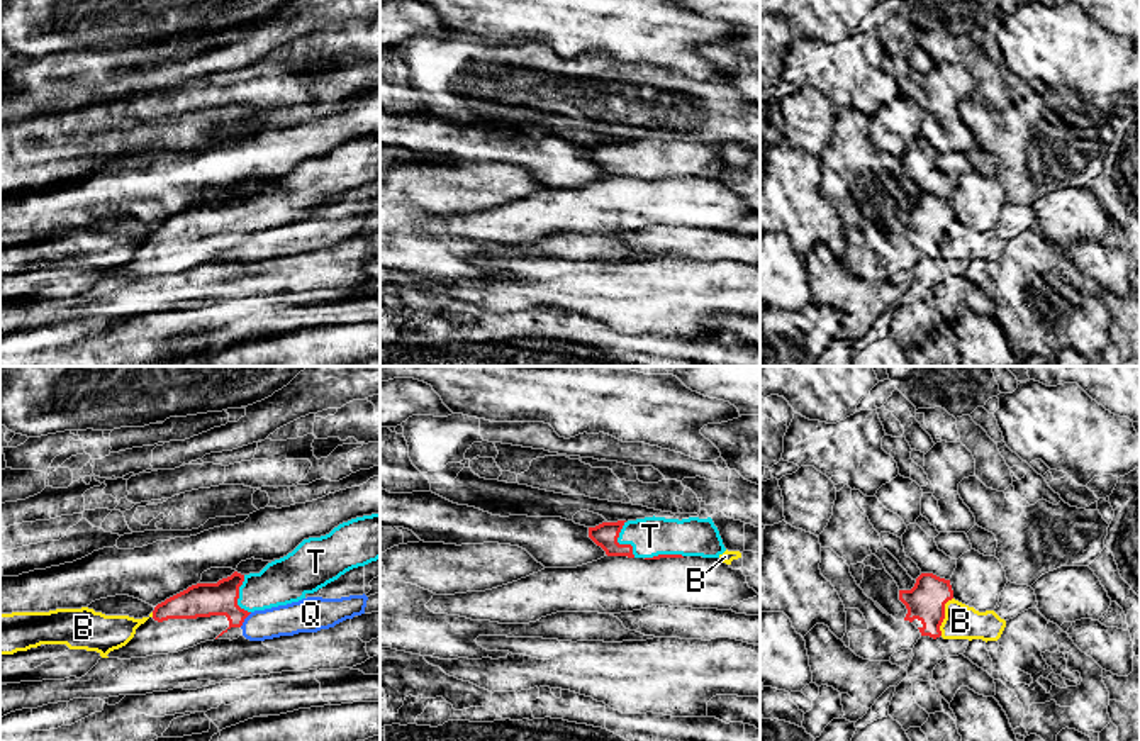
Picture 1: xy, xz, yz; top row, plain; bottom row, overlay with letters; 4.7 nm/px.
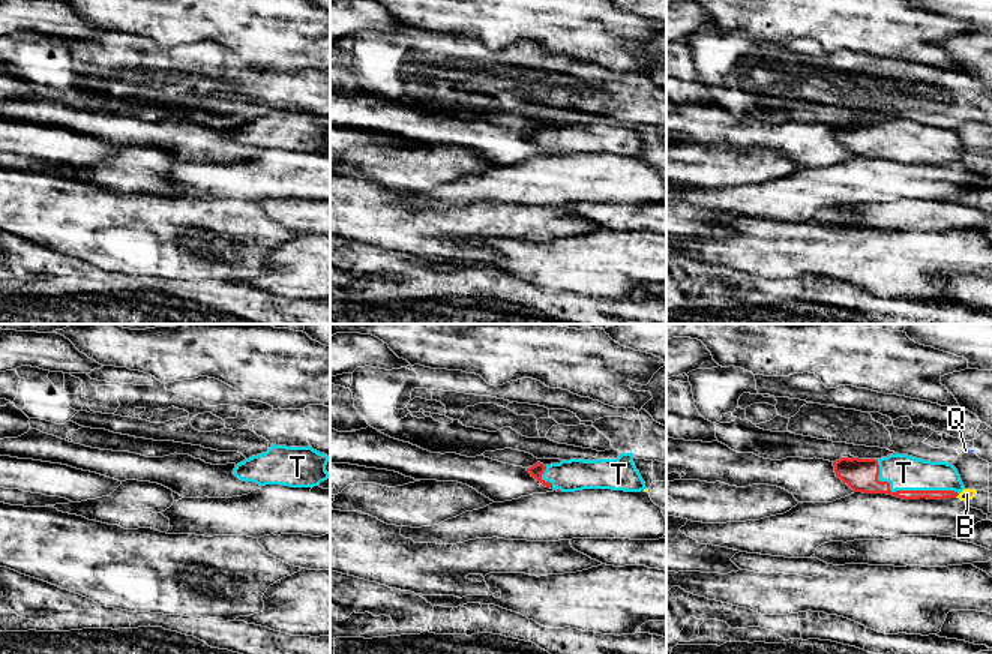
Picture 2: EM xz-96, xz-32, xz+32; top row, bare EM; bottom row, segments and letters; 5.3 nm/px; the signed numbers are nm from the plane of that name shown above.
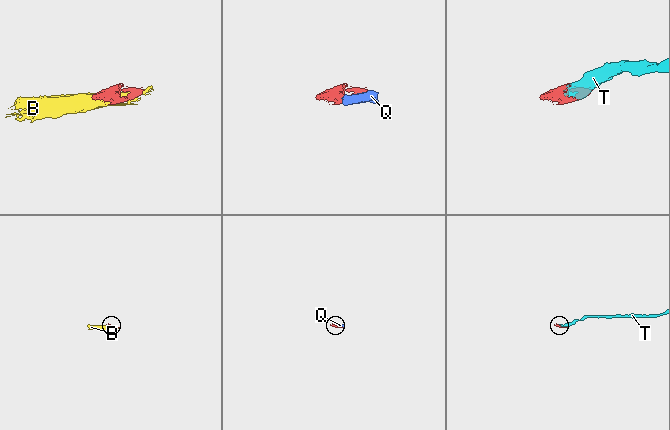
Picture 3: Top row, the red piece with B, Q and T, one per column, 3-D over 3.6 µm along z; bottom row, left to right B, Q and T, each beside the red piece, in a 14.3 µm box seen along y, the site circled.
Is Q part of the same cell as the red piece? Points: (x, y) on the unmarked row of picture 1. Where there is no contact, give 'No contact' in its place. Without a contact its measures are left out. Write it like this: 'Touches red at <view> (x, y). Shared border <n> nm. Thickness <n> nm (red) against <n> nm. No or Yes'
Touches red at xy (245, 238). Shared border 90 nm. Thickness 160 nm (red) against 150 nm. No

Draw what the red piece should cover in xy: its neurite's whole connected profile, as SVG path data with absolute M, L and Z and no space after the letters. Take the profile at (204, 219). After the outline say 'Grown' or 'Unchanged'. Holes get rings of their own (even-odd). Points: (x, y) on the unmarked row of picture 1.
M380 132L339 144L329 154L304 159L260 193L197 203L158 224L134 258L109 278L131 280L178 273L241 248L254 231L305 219L346 192L380 178Z. Grown

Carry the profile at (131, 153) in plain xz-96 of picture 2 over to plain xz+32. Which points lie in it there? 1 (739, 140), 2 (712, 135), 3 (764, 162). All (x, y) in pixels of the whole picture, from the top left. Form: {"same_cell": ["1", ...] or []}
{"same_cell": ["3"]}

